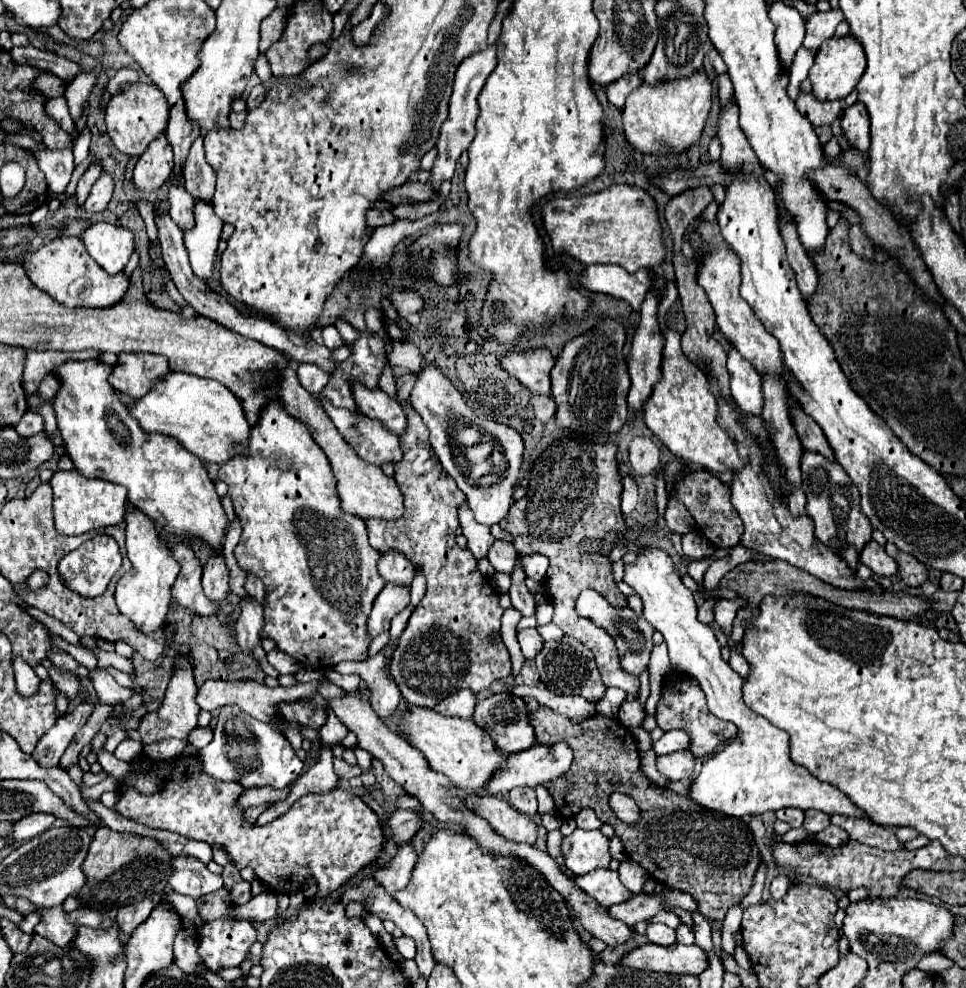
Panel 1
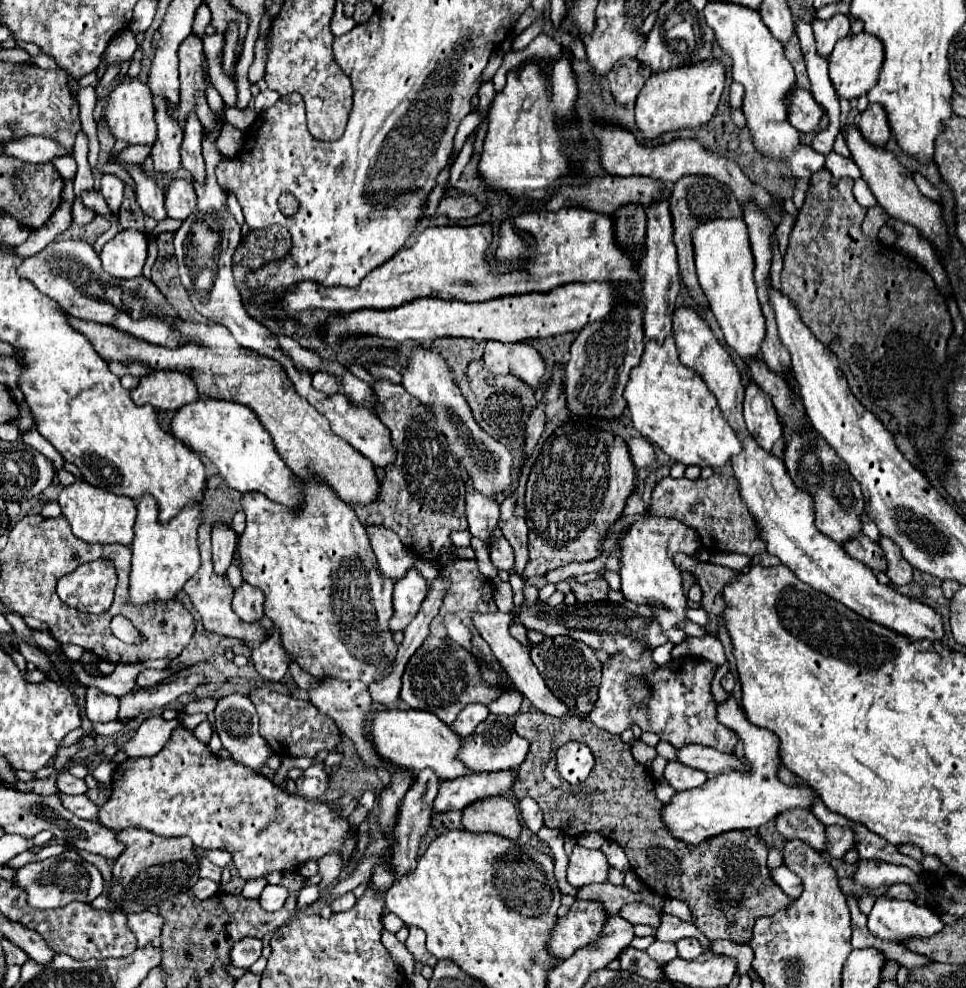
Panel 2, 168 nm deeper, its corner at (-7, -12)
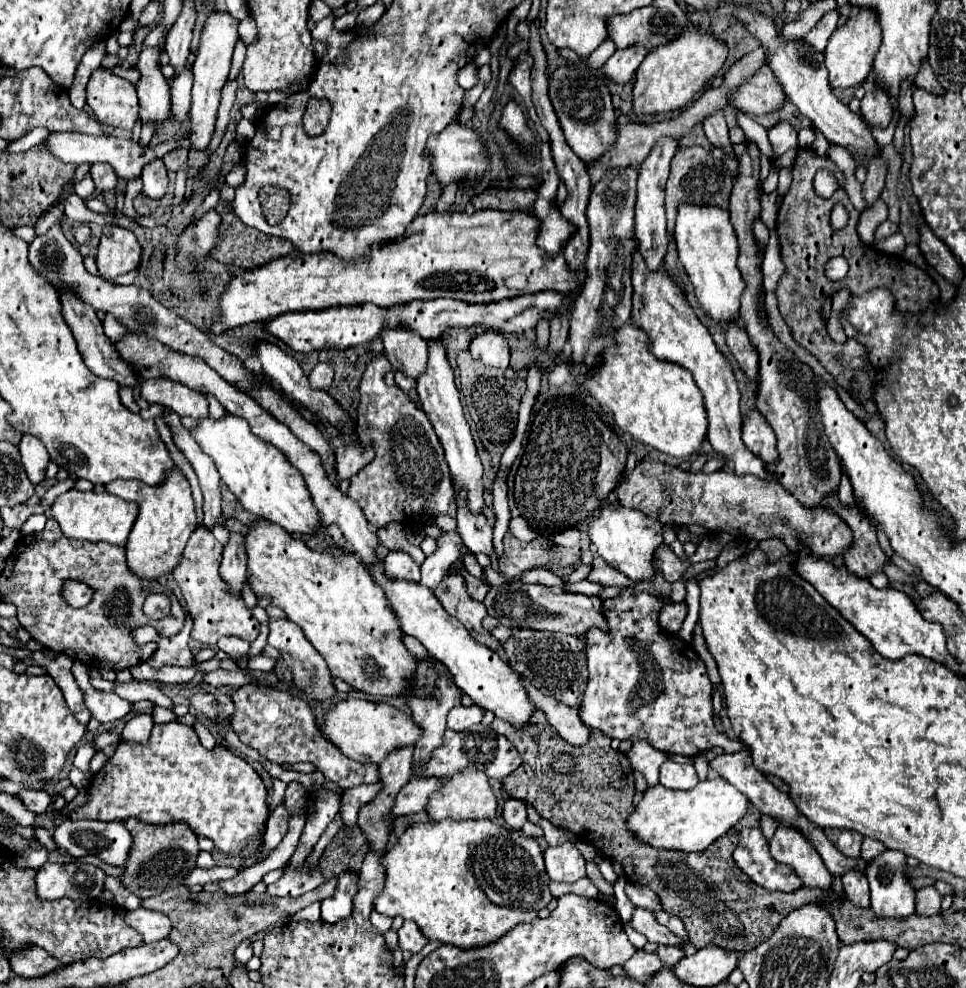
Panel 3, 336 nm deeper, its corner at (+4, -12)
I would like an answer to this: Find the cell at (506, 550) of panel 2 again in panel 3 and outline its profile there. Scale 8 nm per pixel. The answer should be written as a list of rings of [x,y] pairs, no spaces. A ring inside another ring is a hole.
[[[456,490],[456,524],[458,524],[458,536],[462,538],[464,546],[478,554],[490,554],[492,552],[492,526],[488,524],[484,514],[472,514],[466,506],[466,494],[462,490]]]

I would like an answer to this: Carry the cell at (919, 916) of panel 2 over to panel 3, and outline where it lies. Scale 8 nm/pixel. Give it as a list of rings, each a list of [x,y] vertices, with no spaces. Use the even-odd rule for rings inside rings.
[[[890,848],[868,862],[864,874],[870,882],[872,910],[878,916],[902,918],[916,912],[916,890],[910,884],[906,868],[906,854]]]

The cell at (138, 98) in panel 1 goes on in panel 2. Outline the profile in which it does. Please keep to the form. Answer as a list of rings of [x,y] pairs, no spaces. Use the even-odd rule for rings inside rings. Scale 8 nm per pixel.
[[[123,80],[109,96],[109,102],[105,106],[105,120],[109,124],[111,134],[117,140],[127,142],[129,146],[141,144],[141,146],[153,146],[157,138],[157,122],[155,122],[155,106],[153,106],[153,94],[147,84],[139,80]]]

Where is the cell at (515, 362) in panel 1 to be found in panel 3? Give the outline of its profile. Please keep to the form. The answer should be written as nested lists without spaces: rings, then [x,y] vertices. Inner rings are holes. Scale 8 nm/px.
[[[494,330],[472,336],[468,350],[476,360],[480,360],[480,362],[484,362],[488,366],[508,368],[508,362],[510,362],[508,342],[506,342],[506,338],[502,334],[494,332]]]

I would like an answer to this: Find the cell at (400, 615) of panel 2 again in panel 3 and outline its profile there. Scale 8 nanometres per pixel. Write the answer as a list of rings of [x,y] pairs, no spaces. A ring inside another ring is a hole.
[[[390,550],[384,558],[384,568],[392,578],[406,578],[412,582],[418,582],[420,578],[420,566],[404,550]]]

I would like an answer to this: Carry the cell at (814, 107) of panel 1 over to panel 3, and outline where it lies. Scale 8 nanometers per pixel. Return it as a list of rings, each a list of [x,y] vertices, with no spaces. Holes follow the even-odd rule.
[[[768,66],[756,70],[744,84],[730,94],[730,104],[746,114],[768,114],[784,104],[786,96]]]

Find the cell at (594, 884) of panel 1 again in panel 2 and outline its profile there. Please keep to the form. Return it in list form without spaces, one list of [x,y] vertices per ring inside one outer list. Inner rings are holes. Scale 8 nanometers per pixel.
[[[643,902],[625,904],[619,910],[619,916],[629,920],[631,924],[647,924],[647,926],[659,926],[659,912],[655,912],[651,906]]]

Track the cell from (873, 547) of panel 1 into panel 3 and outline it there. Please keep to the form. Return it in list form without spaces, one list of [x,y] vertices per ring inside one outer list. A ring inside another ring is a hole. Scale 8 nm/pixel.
[[[642,458],[616,488],[618,500],[626,508],[638,508],[650,518],[668,526],[700,524],[712,530],[738,532],[744,538],[782,538],[790,552],[808,548],[814,556],[836,558],[842,562],[842,552],[852,542],[850,528],[830,510],[802,506],[776,480],[760,480],[750,474],[738,476],[728,470],[712,474],[686,474],[658,460]]]

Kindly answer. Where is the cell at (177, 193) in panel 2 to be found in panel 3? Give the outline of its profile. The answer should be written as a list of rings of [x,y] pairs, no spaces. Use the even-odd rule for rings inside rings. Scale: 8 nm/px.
[[[162,158],[146,164],[146,170],[142,170],[142,182],[144,182],[144,194],[148,198],[160,200],[166,194],[168,170],[166,170]]]

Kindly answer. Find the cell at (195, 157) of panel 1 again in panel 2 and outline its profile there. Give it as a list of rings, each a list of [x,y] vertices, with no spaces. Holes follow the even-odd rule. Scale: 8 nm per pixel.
[[[191,114],[181,144],[181,160],[183,160],[183,168],[191,174],[191,180],[195,184],[205,182],[205,160],[201,154],[201,136],[203,136],[203,128],[197,116]]]

